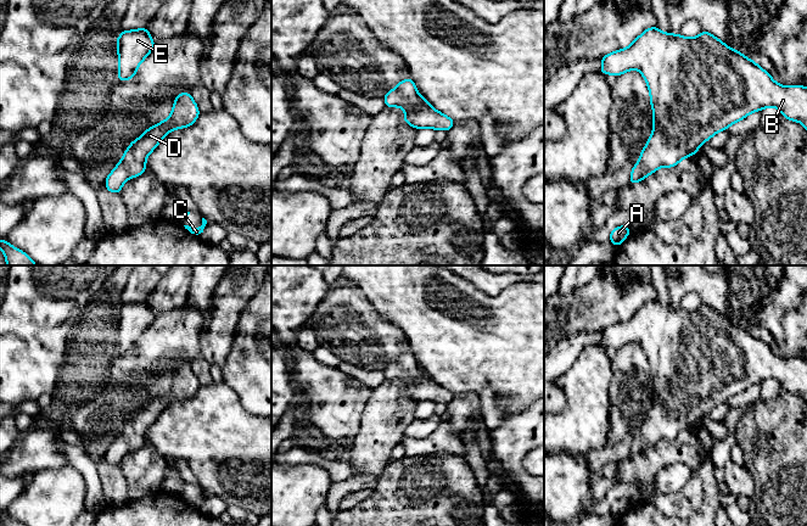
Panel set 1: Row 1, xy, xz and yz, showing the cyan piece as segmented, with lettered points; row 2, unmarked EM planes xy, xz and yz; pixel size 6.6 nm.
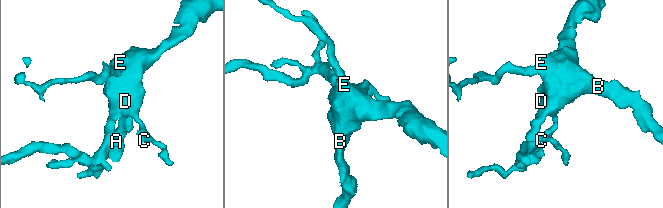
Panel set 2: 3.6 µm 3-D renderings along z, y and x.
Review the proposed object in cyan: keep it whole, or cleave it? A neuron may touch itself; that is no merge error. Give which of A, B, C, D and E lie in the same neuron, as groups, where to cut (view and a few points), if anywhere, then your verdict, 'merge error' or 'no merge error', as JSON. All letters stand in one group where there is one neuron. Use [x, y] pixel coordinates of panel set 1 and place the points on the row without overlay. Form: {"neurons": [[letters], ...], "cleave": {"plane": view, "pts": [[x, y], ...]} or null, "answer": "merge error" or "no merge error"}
{"neurons": [["A", "B", "C", "D", "E"]], "cleave": null, "answer": "no merge error"}

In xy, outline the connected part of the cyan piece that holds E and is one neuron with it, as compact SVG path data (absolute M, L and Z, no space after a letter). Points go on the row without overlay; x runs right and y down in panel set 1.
M147 300L123 303L118 308L116 317L119 331L117 347L118 354L133 352L138 340L156 320Z

